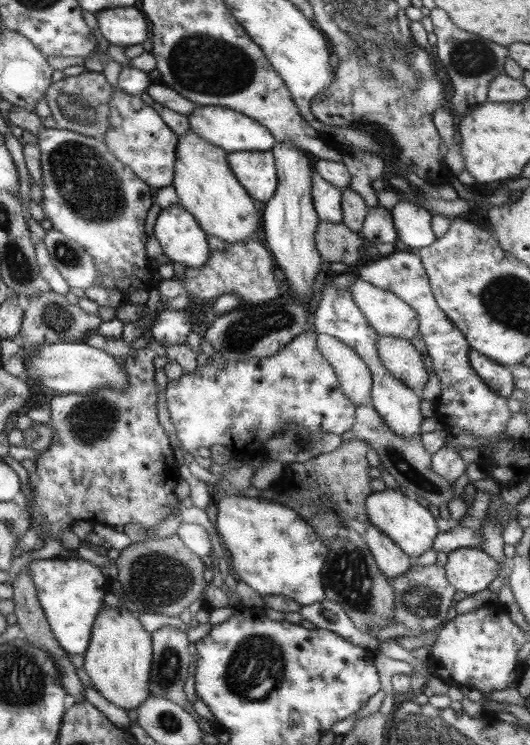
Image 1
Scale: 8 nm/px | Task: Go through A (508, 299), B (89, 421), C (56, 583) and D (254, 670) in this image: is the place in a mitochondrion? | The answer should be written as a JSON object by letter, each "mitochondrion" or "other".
{"A":"mitochondrion","B":"mitochondrion","C":"other","D":"mitochondrion"}

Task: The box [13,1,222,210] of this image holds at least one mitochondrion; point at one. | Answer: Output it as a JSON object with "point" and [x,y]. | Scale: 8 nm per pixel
{"point":[88,112]}

